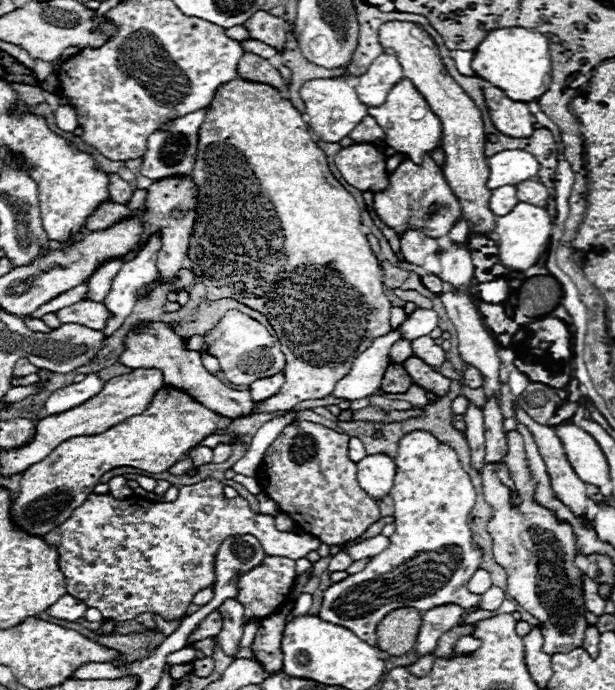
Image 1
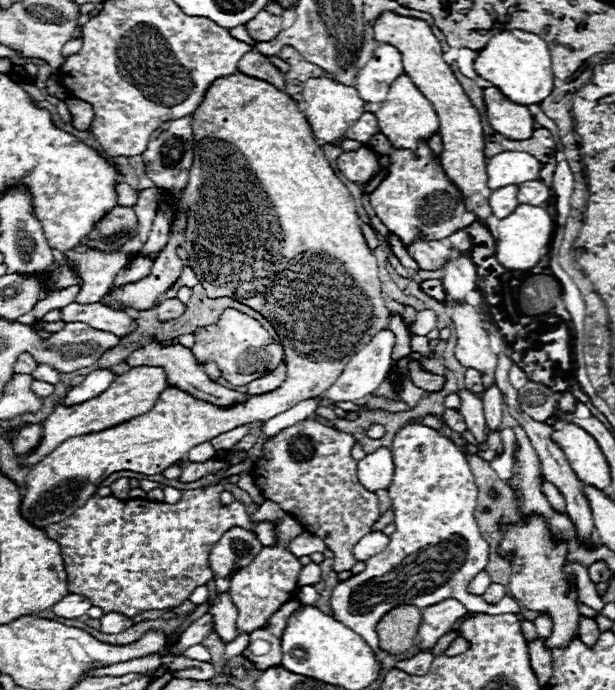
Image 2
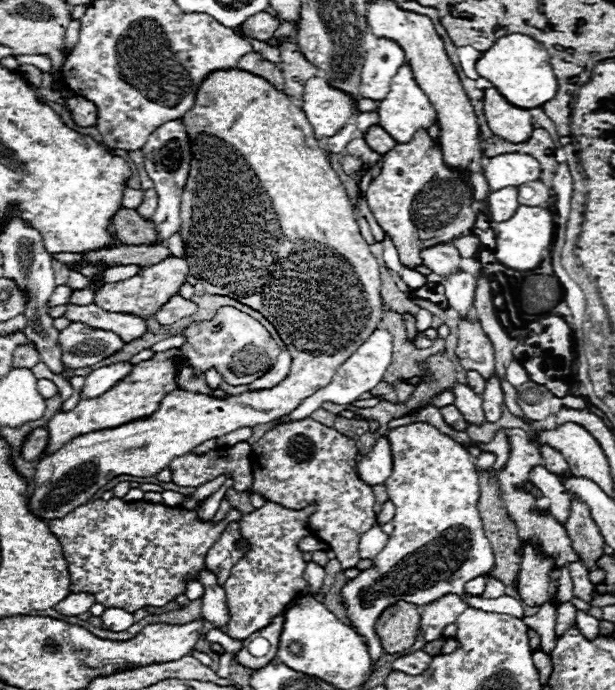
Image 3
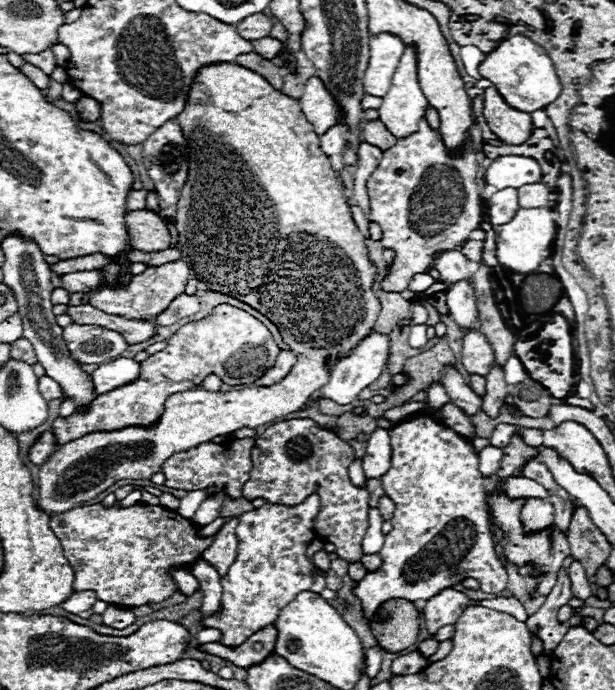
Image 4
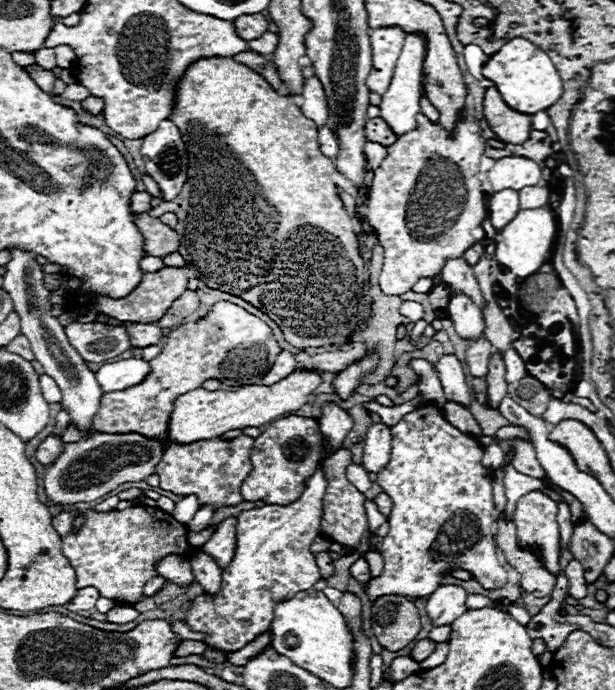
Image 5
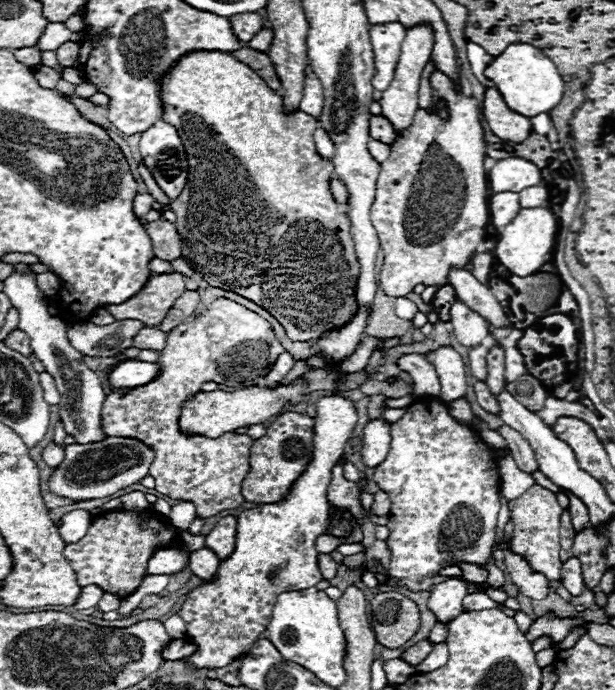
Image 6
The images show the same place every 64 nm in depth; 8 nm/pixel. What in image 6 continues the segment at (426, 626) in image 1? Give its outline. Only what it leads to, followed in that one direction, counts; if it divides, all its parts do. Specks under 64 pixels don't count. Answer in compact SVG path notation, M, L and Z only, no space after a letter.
M450 578L432 588L428 608L436 614L438 622L448 624L452 618L464 612L462 600L468 594L466 584L460 578Z

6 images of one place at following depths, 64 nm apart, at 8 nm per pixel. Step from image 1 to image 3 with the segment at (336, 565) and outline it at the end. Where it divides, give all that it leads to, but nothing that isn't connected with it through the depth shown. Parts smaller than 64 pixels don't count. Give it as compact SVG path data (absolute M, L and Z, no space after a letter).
M310 418L278 424L252 446L254 482L248 494L262 494L266 500L292 510L316 502L318 508L308 522L310 530L318 530L314 536L332 548L344 570L358 564L358 542L376 522L372 488L356 476L356 454L352 438Z

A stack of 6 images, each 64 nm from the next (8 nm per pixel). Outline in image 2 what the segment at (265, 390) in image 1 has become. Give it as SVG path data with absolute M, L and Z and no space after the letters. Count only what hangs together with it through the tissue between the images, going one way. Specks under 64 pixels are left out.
M286 360L280 362L280 366L276 366L270 374L254 380L248 384L248 394L266 394L266 392L272 392L276 390L286 378Z

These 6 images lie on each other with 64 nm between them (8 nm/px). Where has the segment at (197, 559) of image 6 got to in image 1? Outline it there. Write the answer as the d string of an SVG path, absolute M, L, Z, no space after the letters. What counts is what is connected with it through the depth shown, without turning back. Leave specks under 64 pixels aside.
M226 600L218 612L222 614L222 630L218 632L218 640L222 644L222 650L228 656L234 656L238 652L236 644L242 638L242 630L244 630L244 608L240 602L236 600Z

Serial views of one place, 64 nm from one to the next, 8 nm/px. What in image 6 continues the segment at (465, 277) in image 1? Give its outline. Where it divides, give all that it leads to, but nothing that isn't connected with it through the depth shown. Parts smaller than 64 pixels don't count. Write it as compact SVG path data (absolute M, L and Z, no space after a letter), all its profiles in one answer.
M456 300L450 308L450 322L452 322L452 330L454 336L460 344L464 344L466 348L474 348L478 344L482 344L484 338L490 336L488 324L482 316L474 314L462 300Z

